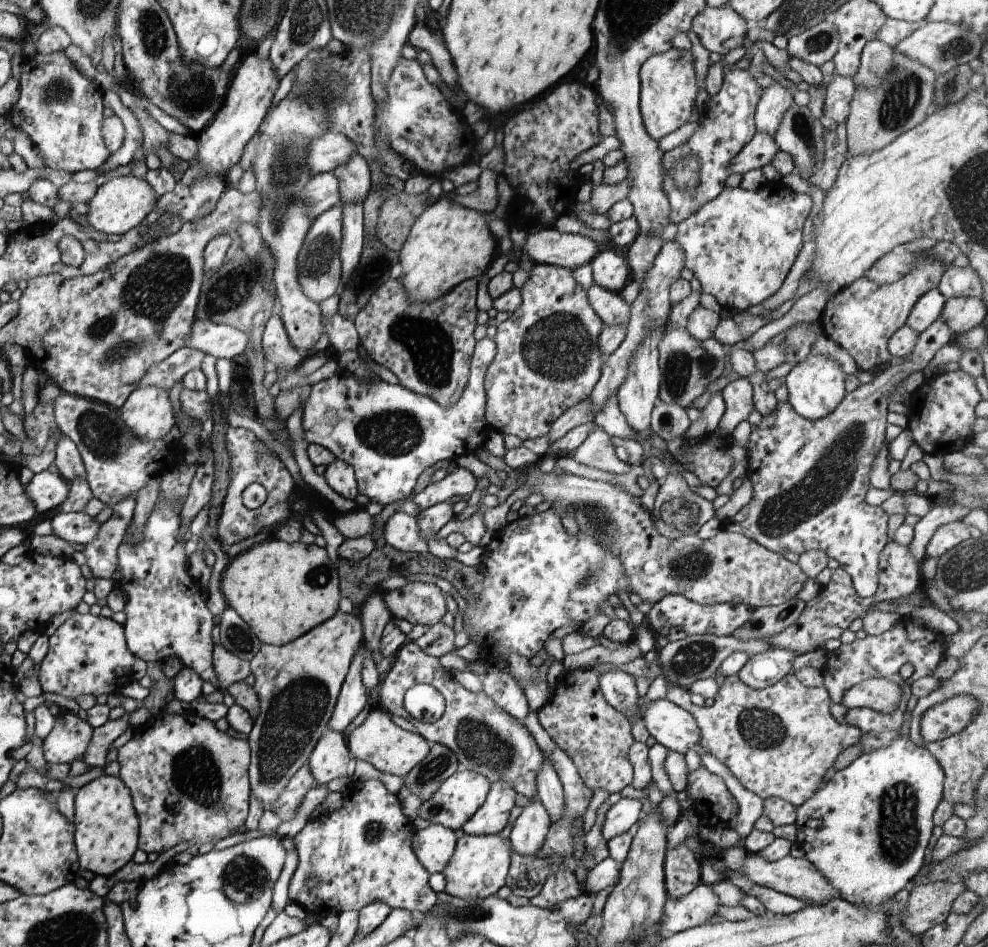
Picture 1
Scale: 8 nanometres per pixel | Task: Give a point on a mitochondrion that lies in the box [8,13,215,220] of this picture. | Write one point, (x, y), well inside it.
(58, 89)

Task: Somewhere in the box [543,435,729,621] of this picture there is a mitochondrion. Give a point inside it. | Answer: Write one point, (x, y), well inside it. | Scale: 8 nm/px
(596, 516)

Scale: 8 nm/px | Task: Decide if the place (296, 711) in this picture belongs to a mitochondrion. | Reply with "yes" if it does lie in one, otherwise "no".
yes

